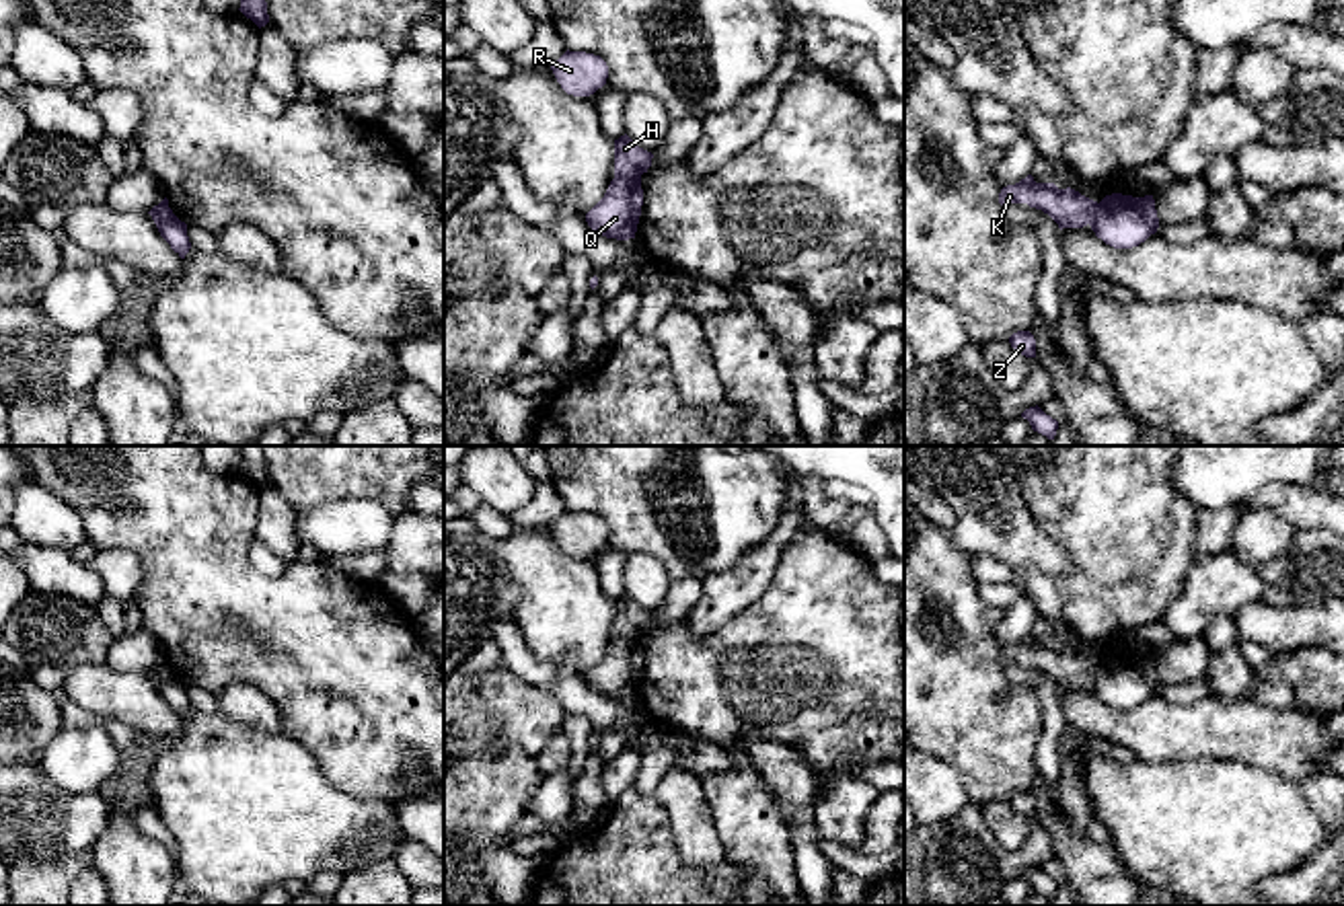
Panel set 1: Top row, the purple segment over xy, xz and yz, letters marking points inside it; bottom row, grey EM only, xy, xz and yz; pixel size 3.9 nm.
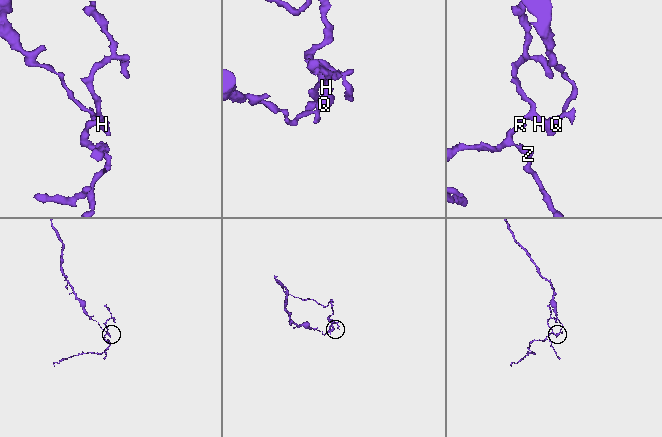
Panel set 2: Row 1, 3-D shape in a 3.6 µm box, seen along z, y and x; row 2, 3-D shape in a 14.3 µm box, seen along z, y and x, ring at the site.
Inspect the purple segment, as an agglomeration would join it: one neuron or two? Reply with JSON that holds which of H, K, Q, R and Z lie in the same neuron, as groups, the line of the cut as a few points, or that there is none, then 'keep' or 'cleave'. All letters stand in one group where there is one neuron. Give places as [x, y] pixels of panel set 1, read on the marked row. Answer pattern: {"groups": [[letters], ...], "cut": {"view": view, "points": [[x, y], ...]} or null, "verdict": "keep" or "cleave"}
{"groups": [["H", "K", "R", "Z"], ["Q"]], "cut": {"view": "xz", "points": [[640, 173], [615, 177]]}, "verdict": "cleave"}

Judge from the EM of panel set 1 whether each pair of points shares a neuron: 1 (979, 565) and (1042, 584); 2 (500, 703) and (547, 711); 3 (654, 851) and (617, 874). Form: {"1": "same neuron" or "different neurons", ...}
{"1": "same neuron", "2": "same neuron", "3": "same neuron"}

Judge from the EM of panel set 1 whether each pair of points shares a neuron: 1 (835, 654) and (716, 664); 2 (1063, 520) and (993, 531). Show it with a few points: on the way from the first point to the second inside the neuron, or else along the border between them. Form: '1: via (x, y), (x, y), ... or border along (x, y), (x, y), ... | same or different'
1: via (806, 664), (744, 664) | same
2: border along (1016, 483), (1036, 522), (1071, 561) | different

